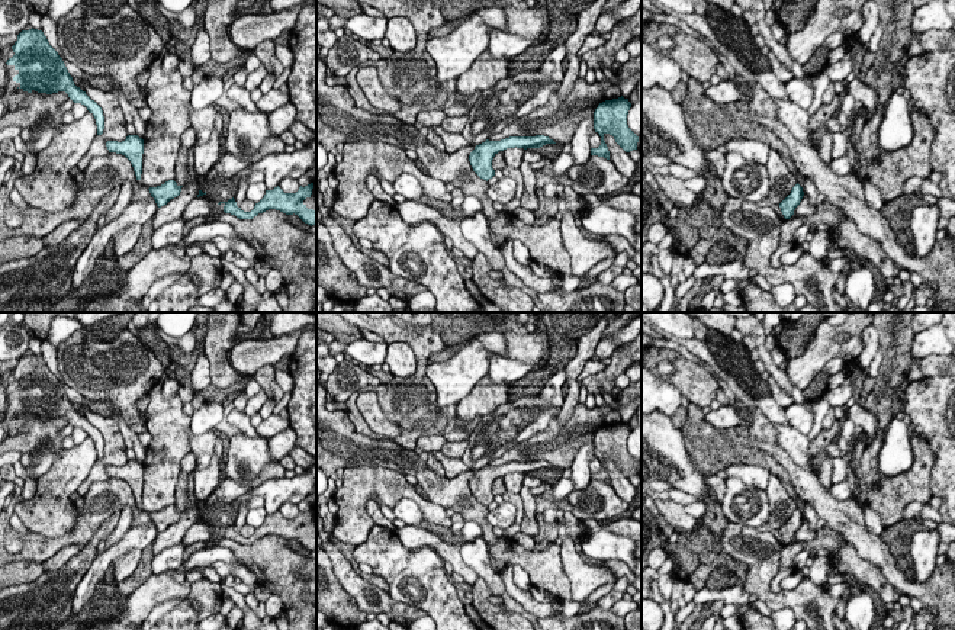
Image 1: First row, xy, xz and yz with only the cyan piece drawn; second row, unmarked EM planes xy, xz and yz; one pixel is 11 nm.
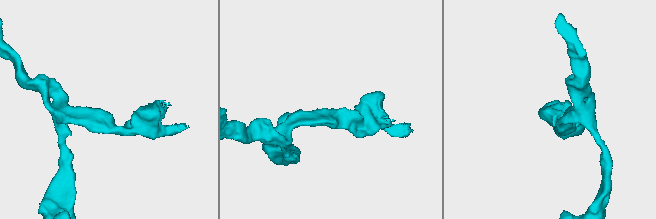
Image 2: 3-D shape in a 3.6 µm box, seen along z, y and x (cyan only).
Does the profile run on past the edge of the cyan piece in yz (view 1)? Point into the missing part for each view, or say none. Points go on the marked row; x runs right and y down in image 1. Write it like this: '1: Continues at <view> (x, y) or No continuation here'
1: No continuation here

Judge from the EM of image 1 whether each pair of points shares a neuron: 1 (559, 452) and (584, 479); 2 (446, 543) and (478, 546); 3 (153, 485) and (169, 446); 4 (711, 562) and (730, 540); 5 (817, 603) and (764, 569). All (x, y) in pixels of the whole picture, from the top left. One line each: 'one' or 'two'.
1: two
2: two
3: one
4: two
5: one

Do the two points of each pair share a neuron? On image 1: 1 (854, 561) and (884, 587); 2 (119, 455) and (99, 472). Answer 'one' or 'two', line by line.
1: one
2: one

